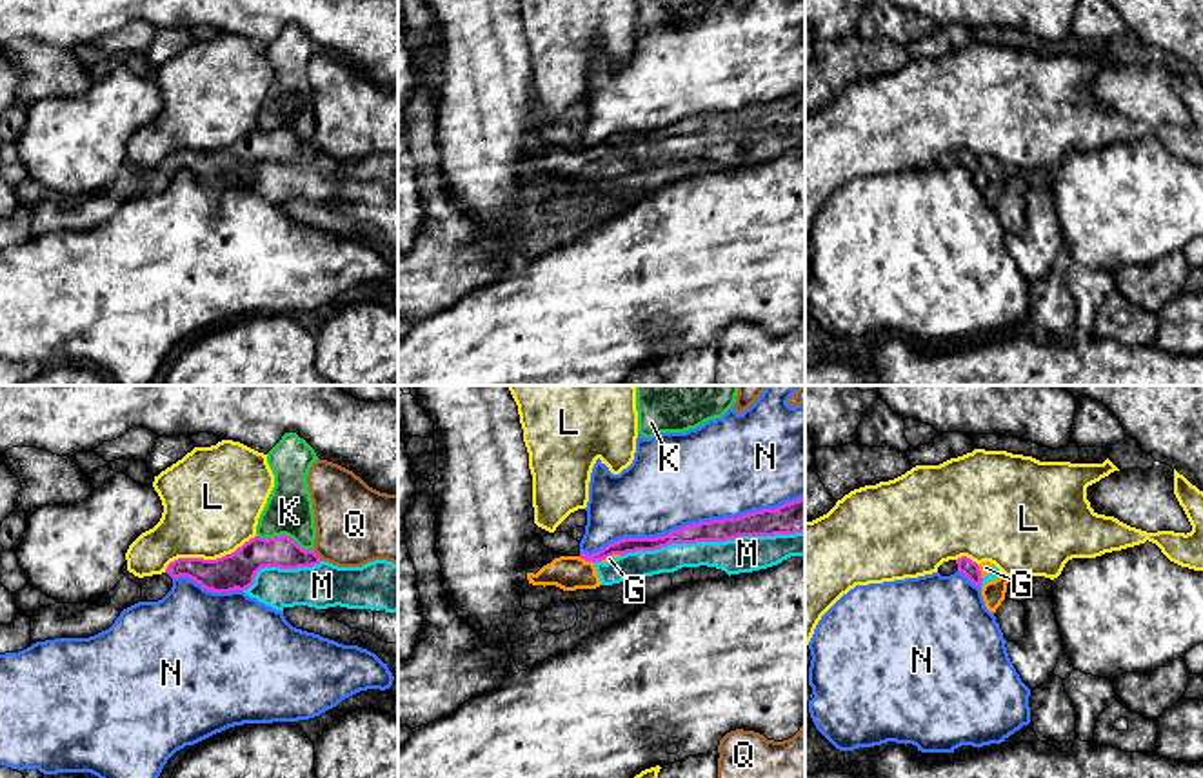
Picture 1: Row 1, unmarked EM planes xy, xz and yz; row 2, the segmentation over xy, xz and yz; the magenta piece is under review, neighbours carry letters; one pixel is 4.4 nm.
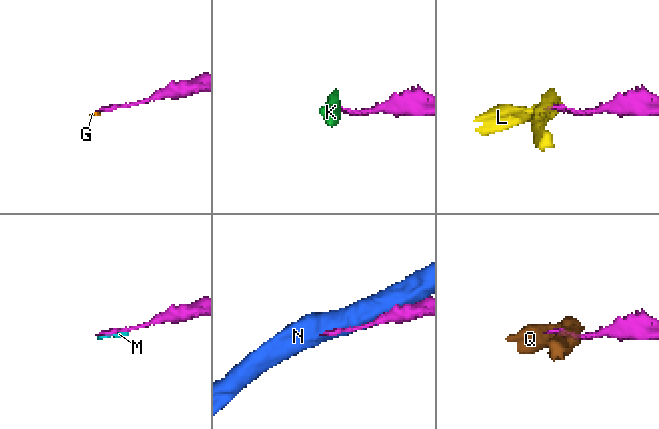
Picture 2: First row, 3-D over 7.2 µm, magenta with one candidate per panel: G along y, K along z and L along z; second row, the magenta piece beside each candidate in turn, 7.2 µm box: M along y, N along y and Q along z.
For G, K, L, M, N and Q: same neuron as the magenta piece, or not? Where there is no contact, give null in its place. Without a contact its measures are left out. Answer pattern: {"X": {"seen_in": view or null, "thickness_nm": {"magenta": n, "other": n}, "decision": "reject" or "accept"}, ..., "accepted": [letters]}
{"G": {"seen_in": "xz", "thickness_nm": {"magenta": 70, "other": 160}, "decision": "reject"}, "K": {"seen_in": "xy", "thickness_nm": {"magenta": 150, "other": 200}, "decision": "reject"}, "L": {"seen_in": "xy", "thickness_nm": {"magenta": 160, "other": 440}, "decision": "reject"}, "M": {"seen_in": "xz", "thickness_nm": {"magenta": 120, "other": 160}, "decision": "reject"}, "N": {"seen_in": "xz", "thickness_nm": {"magenta": 100, "other": 420}, "decision": "reject"}, "Q": {"seen_in": "xy", "thickness_nm": {"magenta": 140, "other": 360}, "decision": "reject"}, "accepted": []}

